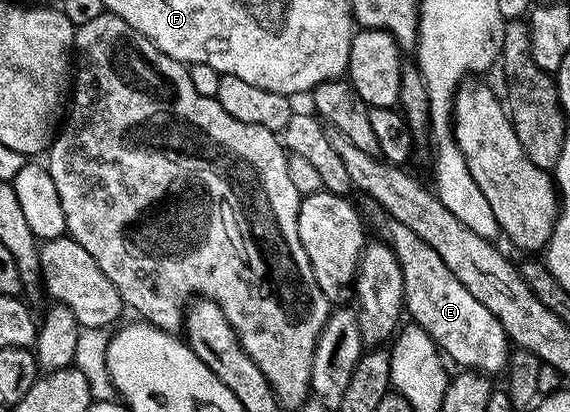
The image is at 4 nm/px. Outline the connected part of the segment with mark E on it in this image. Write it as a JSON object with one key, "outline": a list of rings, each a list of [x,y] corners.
{"outline":[[[374,211],[373,220],[377,223],[376,234],[389,245],[398,259],[403,274],[403,290],[405,291],[404,311],[408,319],[434,340],[442,353],[450,361],[461,364],[462,369],[482,374],[504,373],[506,371],[511,341],[505,335],[503,326],[455,274],[443,263],[443,258],[413,233],[403,222],[395,222],[395,218],[386,216],[384,212]]]}

